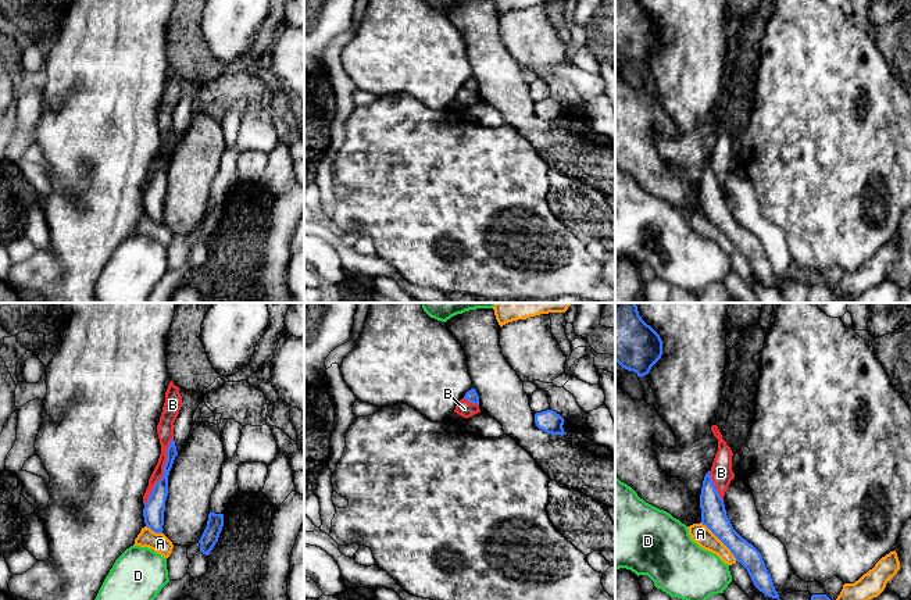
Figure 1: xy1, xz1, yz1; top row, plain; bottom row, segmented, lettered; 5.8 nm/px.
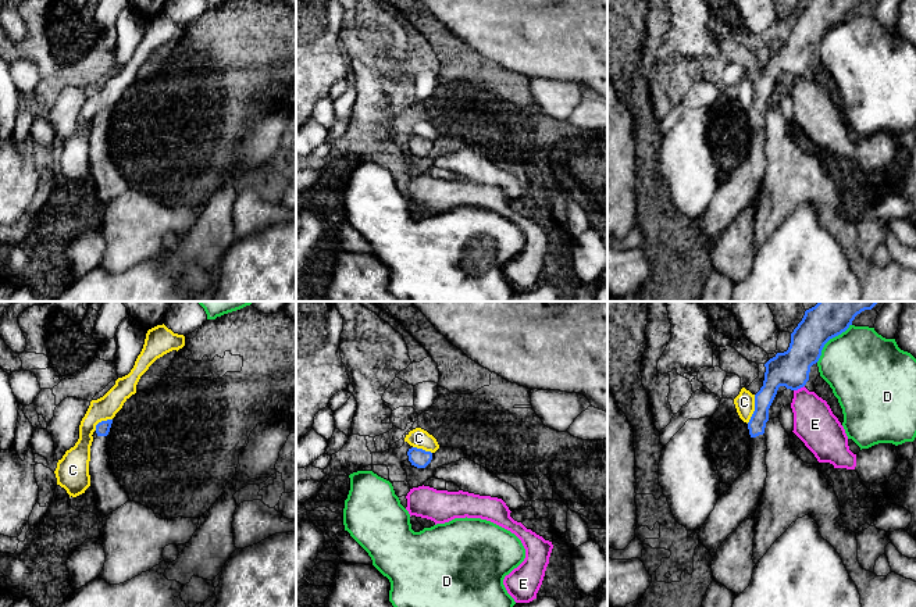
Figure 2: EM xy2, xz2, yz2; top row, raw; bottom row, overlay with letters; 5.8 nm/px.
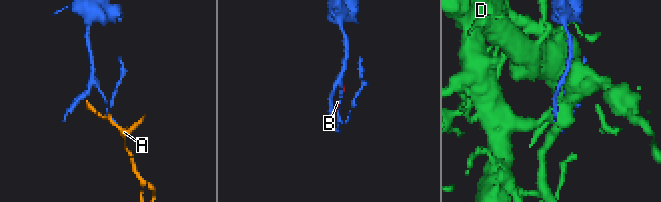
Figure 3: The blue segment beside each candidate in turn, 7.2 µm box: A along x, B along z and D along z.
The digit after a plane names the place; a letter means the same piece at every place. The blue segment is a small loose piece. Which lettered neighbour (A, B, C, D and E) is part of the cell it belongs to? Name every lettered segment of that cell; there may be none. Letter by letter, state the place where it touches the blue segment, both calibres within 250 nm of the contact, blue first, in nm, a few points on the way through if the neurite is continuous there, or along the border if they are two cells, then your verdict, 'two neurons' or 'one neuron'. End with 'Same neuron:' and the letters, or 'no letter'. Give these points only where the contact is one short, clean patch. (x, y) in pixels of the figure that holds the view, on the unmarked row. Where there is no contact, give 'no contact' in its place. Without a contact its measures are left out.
A: yz1 (720, 228) | 150/110 nm | two neurons
B: xy1 (164, 160) | 120/100 nm | two neurons
C: yz2 (755, 97) | 160/110 nm | along yz2 (755, 84), (755, 99), (747, 111) | two neurons
D: yz2 (829, 28) | 200/420 nm | along yz2 (851, 13), (824, 34), (816, 50) | two neurons
E: yz2 (798, 77) | 220/240 nm | along yz2 (804, 74), (794, 79) | two neurons
Same neuron: no letter

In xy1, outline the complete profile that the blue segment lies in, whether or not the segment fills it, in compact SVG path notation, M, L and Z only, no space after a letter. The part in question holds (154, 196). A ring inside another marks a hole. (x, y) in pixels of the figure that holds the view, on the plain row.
M172 126L167 138L164 165L154 174L143 197L144 212L156 222L162 222L165 189L168 185L168 164L176 144L178 140Z

